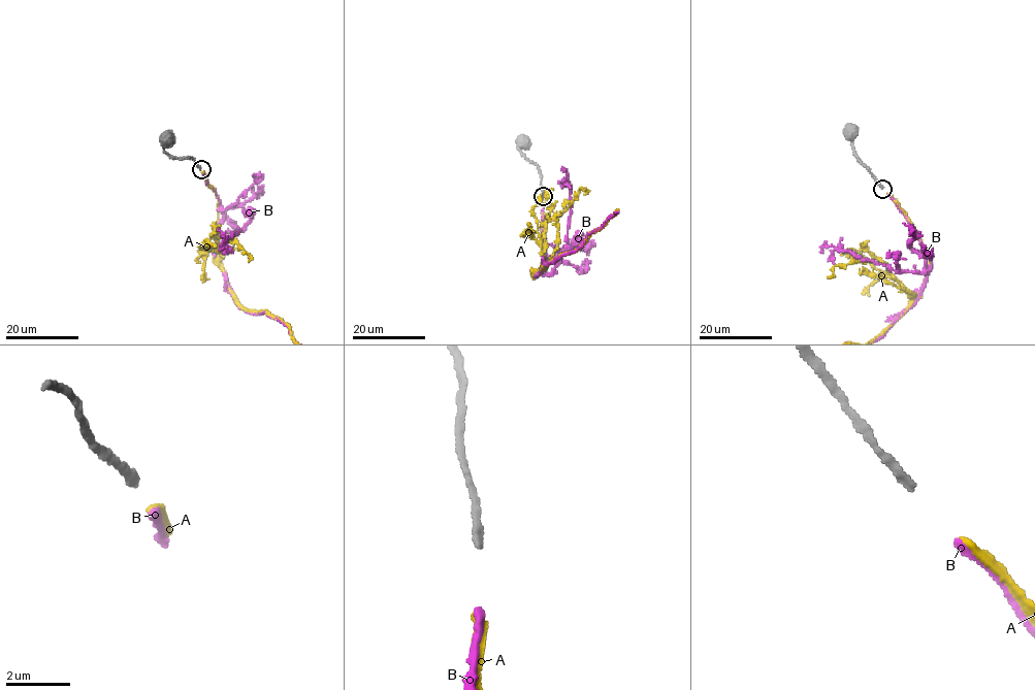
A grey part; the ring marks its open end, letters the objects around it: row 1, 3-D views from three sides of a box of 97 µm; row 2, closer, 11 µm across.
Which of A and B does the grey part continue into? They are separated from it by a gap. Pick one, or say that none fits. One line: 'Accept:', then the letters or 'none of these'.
Accept: B

